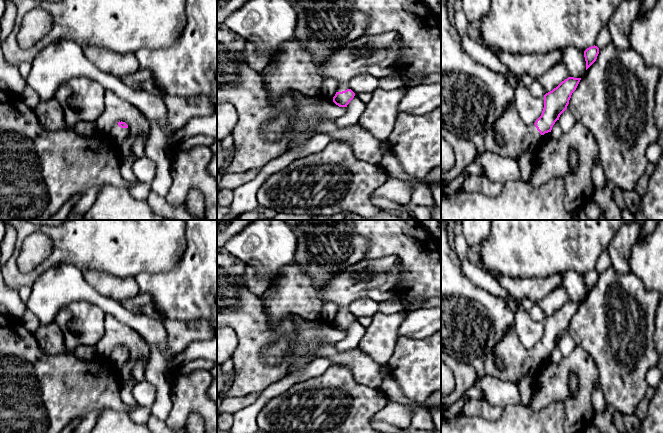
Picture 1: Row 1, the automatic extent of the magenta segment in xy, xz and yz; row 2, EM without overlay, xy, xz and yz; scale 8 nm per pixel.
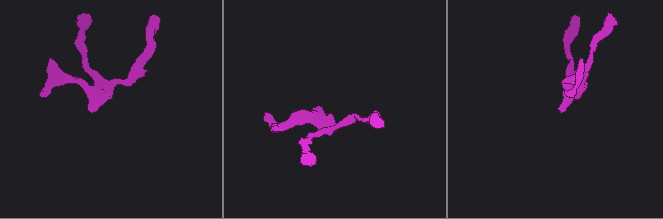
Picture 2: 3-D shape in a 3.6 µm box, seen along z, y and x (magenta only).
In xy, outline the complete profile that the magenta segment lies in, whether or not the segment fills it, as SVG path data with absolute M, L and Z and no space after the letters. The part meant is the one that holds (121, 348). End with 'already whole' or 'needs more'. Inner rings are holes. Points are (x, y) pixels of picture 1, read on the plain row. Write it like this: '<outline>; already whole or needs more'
M122 345L117 346L109 357L117 366L120 367L128 360L128 349Z; needs more

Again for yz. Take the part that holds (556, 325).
M568 301L556 312L544 319L541 340L532 349L522 346L514 327L511 327L485 359L484 373L499 380L519 384L528 372L553 349L567 333L572 317L581 302Z; needs more

